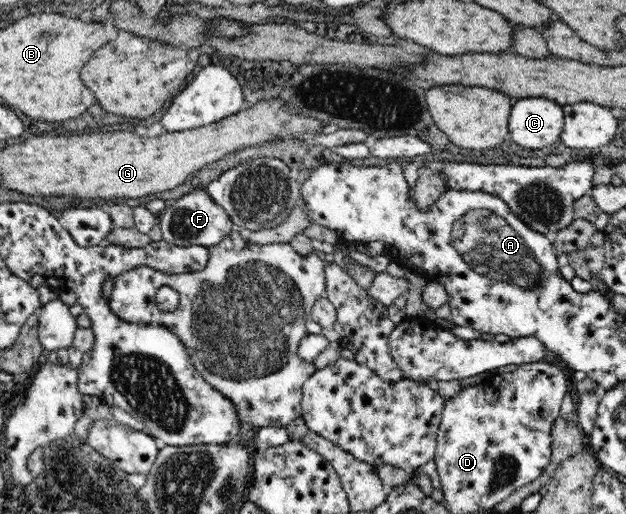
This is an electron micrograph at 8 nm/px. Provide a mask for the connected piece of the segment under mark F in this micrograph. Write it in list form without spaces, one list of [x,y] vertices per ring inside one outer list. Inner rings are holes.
[[[203,190],[189,192],[180,199],[171,202],[160,212],[158,220],[163,240],[180,247],[203,245],[211,248],[236,228],[224,209],[216,205],[208,192]]]

